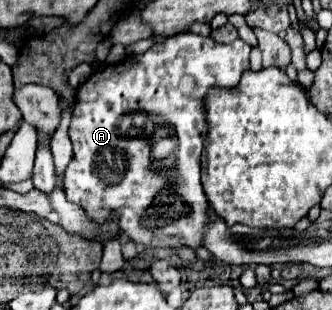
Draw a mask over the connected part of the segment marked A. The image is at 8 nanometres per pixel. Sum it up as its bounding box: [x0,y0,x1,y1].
[64,32,250,248]

